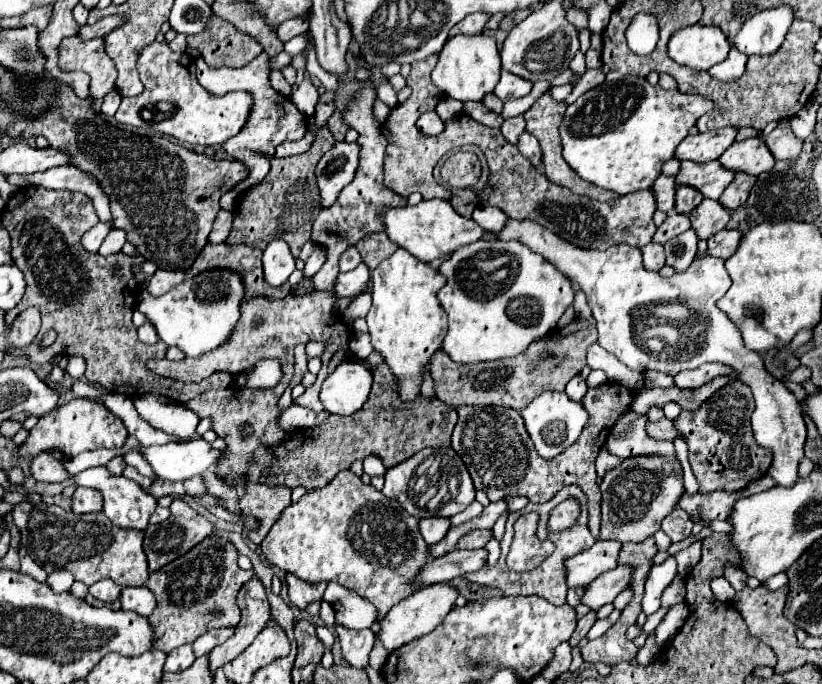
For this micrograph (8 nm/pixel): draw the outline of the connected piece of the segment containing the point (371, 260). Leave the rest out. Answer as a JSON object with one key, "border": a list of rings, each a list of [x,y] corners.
{"border":[[[376,232],[376,234],[368,234],[368,238],[364,238],[362,242],[358,242],[356,248],[358,248],[360,256],[362,256],[362,262],[370,270],[374,270],[398,246],[392,244],[392,242],[388,242],[388,236],[384,232]]]}

